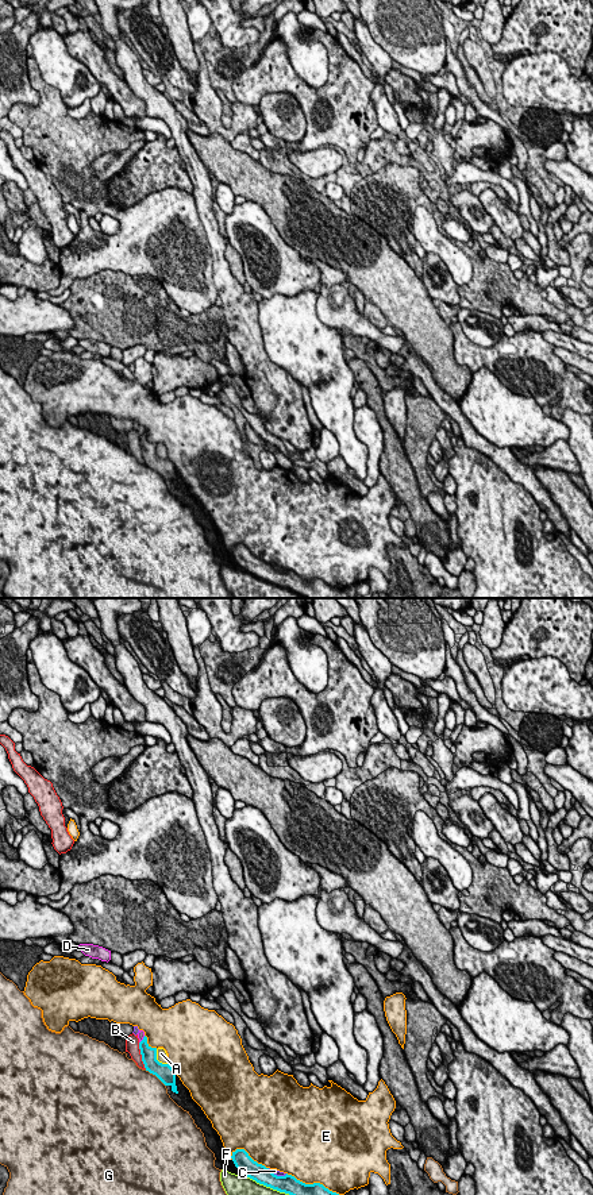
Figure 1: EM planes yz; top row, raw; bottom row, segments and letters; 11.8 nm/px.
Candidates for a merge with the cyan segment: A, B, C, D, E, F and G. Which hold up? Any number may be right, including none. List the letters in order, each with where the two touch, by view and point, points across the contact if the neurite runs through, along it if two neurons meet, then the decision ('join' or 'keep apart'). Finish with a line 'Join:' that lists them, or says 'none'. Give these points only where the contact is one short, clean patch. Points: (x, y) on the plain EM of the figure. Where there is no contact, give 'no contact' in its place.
A: meets cyan in yz at (156, 454); keep apart
B: meets cyan in yz at (142, 451); keep apart
C: meets cyan in yz at (276, 570); keep apart
D: meets cyan in yz at (142, 435); keep apart
E: meets cyan in yz at (249, 551); keep apart
F: meets cyan in yz at (272, 582); keep apart
G: meets cyan in yz at (156, 470); keep apart
Join: none

